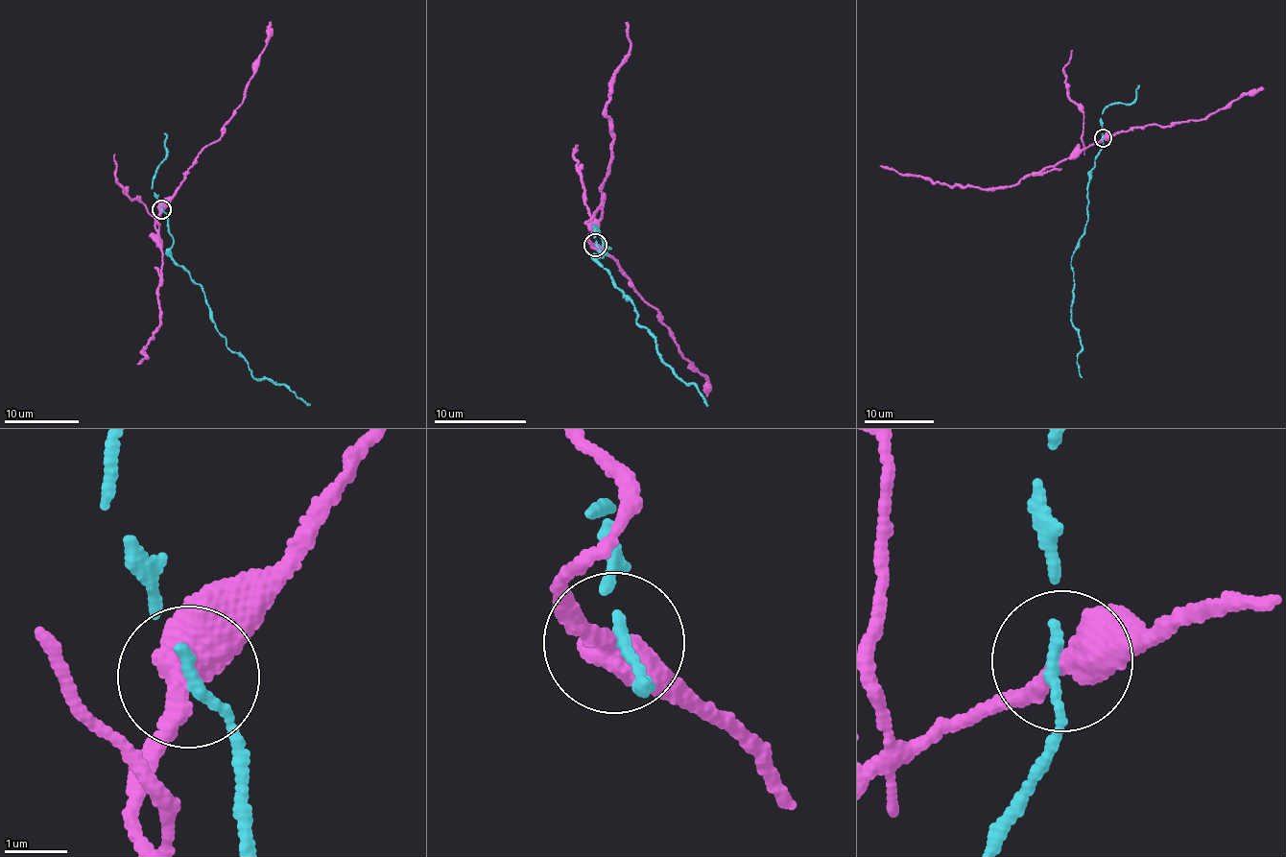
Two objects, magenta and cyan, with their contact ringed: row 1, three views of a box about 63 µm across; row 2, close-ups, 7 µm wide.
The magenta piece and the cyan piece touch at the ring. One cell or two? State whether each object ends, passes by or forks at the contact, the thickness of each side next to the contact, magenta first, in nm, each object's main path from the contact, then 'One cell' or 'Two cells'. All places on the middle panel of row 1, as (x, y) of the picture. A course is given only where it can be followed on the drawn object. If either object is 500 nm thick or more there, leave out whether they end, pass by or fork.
At the ring magenta passes by. At the ring cyan passes by. Thickness 480 nm (magenta) against 130 nm. Course of magenta: (596, 245), (588, 234), (604, 211), (600, 186), (611, 157), (606, 103), (629, 52), (626, 22). Course of cyan: (596, 245), (602, 255), (595, 262), (625, 301), (631, 298), (634, 320), (707, 406). Two cells

